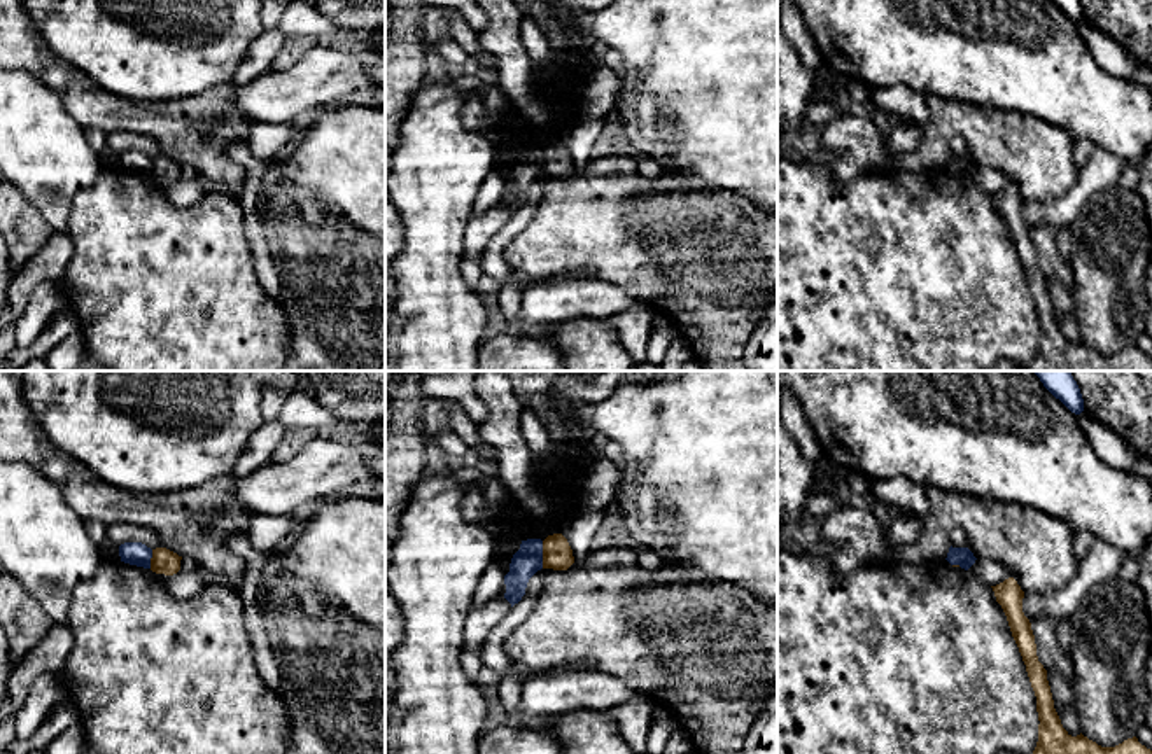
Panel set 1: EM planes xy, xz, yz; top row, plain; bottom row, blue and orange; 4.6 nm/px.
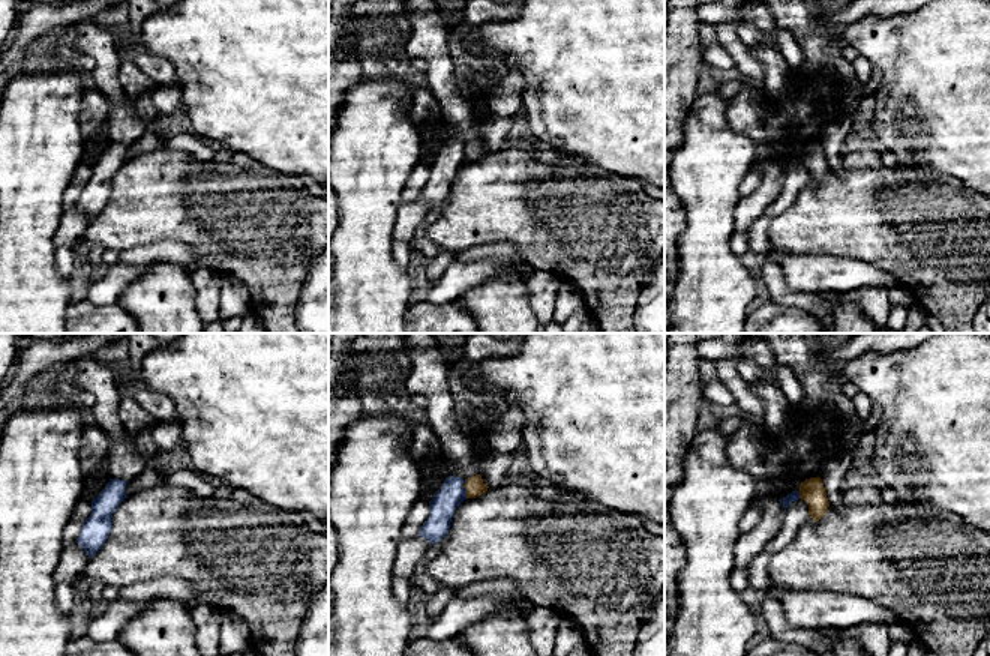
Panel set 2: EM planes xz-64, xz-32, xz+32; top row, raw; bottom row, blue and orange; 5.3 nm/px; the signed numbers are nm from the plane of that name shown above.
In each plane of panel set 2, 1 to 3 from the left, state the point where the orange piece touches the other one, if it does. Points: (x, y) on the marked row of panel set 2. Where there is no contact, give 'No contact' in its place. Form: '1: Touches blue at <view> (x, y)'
1: No contact
2: Touches blue at xz-32 (464, 490)
3: Touches blue at xz+32 (798, 494)

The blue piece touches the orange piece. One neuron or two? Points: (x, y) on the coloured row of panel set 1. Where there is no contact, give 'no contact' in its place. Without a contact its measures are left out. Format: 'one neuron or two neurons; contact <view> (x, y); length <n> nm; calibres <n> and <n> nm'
two neurons; contact xz (541, 555); length 130 nm; calibres 140 and 140 nm

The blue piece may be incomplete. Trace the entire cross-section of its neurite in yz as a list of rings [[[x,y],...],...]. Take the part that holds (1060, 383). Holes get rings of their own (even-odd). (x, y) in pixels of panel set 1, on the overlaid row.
[[[1033,371],[1043,387],[1059,399],[1071,413],[1084,411],[1084,399],[1070,371]]]

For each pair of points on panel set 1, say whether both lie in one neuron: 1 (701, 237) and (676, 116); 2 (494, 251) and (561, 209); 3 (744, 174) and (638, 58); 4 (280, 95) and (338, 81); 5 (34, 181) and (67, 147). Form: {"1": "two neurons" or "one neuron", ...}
{"1": "two neurons", "2": "two neurons", "3": "one neuron", "4": "one neuron", "5": "one neuron"}

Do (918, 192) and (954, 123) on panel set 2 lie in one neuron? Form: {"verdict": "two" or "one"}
{"verdict": "two"}

